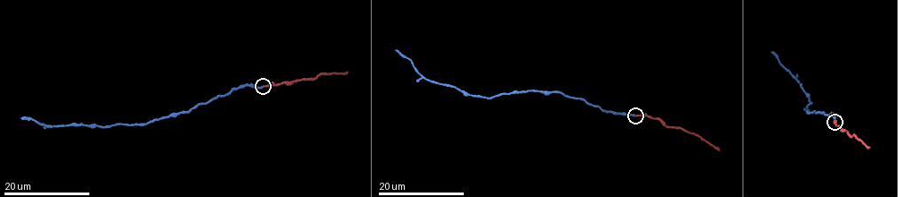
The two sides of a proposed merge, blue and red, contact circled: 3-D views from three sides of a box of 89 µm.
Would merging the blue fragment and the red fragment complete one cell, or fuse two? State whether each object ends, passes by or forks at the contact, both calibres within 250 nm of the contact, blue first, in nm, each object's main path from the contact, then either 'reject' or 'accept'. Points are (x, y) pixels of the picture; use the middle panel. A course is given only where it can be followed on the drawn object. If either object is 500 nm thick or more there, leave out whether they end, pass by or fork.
blue ends | red ends | 280/200 nm | blue via (636, 115), (605, 111), (560, 92), (465, 95), (454, 87), (424, 79), (396, 49) | red via (636, 115), (650, 116), (667, 126), (680, 127), (699, 134), (718, 150) | reject

